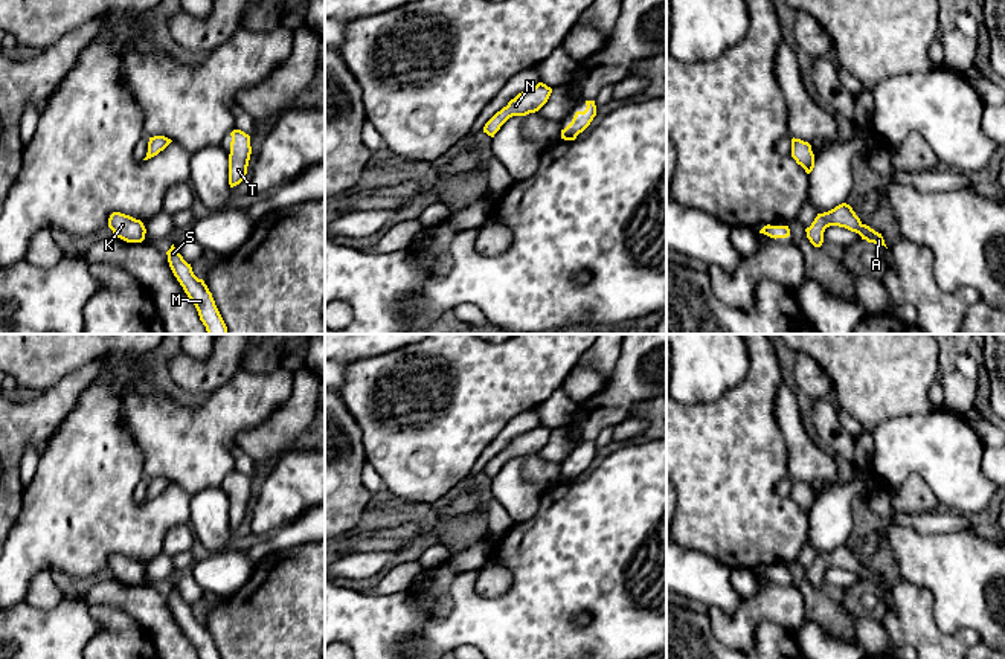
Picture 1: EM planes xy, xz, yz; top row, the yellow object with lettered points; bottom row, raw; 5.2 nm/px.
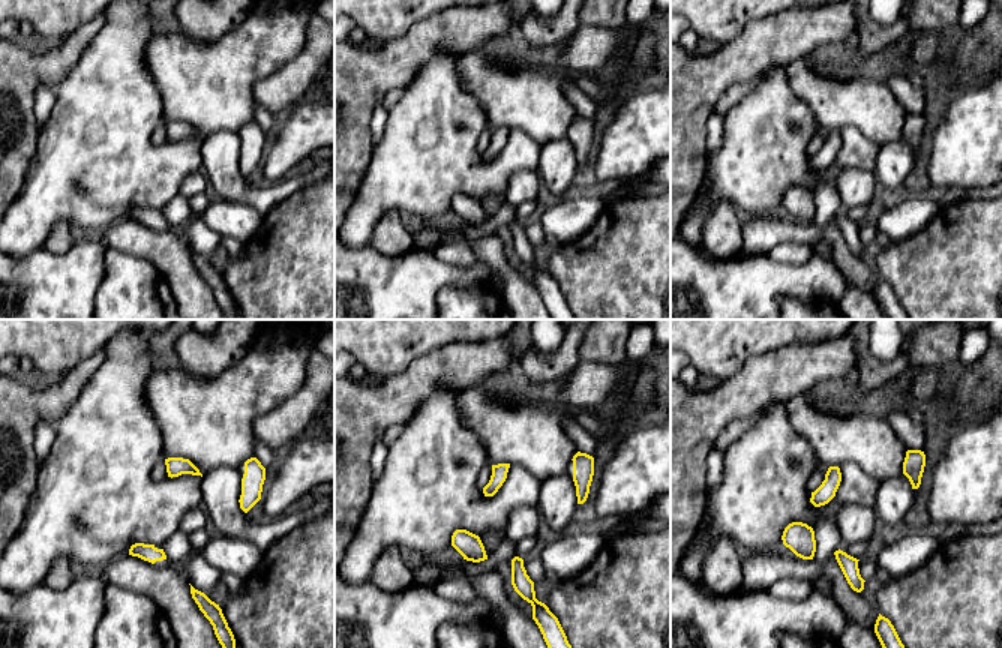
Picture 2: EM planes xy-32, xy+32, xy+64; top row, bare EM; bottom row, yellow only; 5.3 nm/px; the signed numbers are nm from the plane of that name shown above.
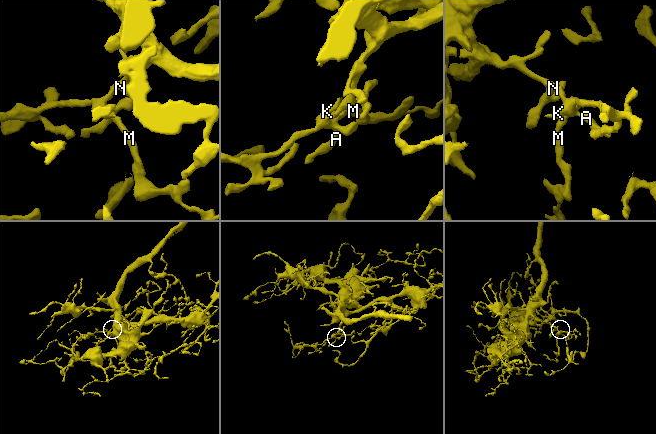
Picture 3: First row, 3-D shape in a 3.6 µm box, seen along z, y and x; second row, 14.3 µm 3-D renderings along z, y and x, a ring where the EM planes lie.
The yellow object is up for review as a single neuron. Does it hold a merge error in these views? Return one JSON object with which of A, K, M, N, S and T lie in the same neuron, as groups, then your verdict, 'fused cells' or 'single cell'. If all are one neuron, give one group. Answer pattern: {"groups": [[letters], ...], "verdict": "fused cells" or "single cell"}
{"groups": [["A", "K", "M", "N", "S", "T"]], "verdict": "single cell"}

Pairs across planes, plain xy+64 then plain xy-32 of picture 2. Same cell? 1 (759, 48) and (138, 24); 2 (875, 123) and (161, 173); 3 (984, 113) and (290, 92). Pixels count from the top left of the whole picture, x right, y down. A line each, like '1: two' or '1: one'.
1: two
2: two
3: two

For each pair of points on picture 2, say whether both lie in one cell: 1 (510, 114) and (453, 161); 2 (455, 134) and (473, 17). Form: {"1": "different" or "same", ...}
{"1": "different", "2": "different"}

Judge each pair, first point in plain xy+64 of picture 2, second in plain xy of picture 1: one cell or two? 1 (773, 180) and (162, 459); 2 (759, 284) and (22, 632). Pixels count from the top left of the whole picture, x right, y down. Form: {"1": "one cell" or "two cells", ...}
{"1": "two cells", "2": "one cell"}

